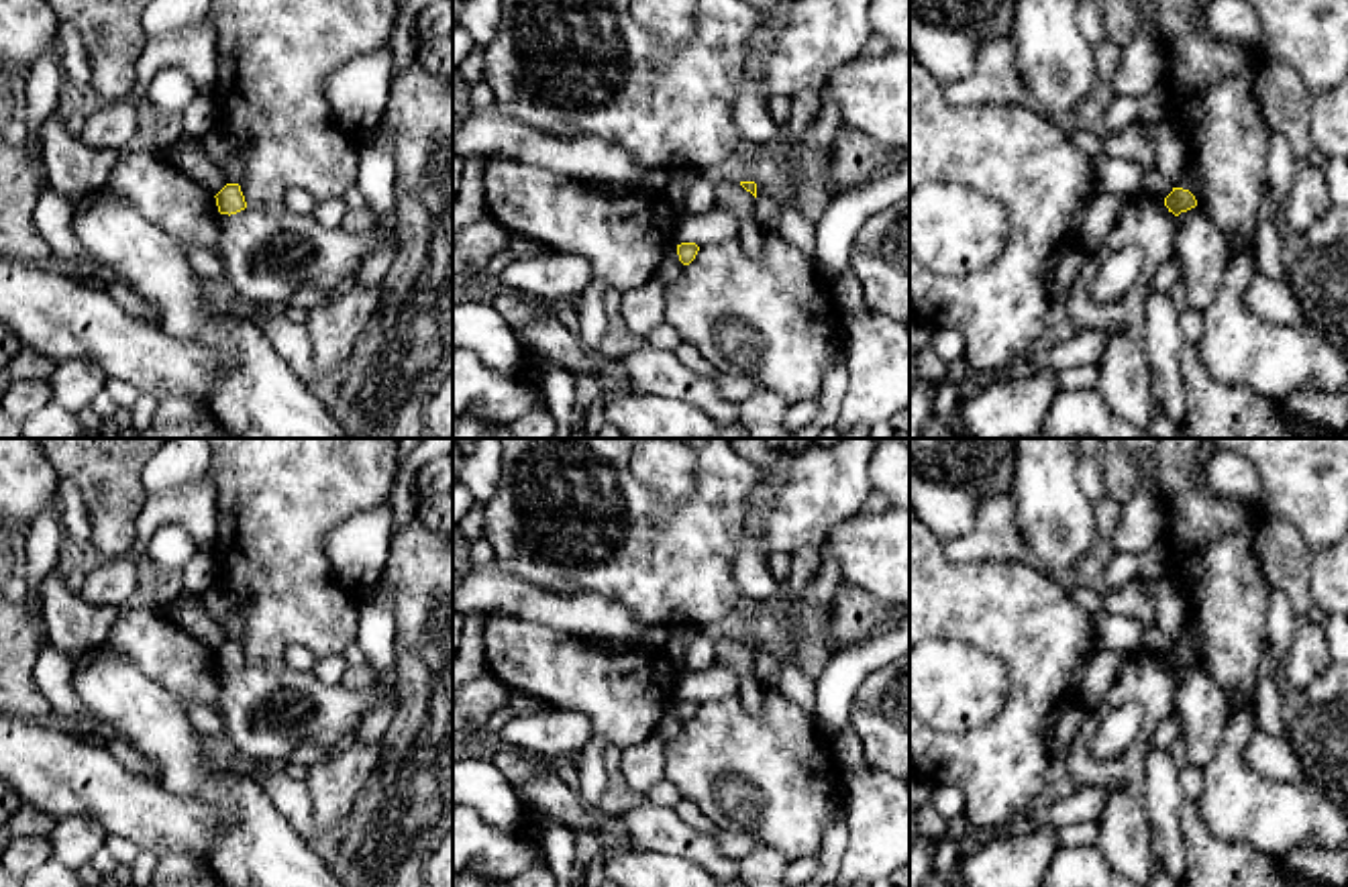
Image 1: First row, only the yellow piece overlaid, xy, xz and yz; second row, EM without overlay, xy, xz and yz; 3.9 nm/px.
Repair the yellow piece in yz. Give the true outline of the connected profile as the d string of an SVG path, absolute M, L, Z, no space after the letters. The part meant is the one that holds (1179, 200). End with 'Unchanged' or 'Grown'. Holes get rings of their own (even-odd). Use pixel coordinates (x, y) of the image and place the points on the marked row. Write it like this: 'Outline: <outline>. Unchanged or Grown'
Outline: M1173 188L1173 192L1164 198L1164 206L1169 208L1169 212L1179 216L1181 212L1195 208L1197 200L1189 190Z. Unchanged

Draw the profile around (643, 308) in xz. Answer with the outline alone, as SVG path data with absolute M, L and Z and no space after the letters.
M653 277L636 290L622 292L620 310L630 334L646 341L665 322L665 283Z

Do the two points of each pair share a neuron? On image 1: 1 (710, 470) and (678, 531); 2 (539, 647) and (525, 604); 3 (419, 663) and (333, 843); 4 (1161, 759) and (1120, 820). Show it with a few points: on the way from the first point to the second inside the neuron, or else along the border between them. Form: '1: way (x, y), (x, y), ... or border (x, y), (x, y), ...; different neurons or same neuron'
1: way (710, 484), (710, 498), (692, 516); same neuron
2: border (488, 612), (504, 612), (578, 635); different neurons
3: way (419, 710), (419, 767), (380, 806); same neuron
4: border (1149, 751), (1145, 765), (1145, 812), (1153, 830); different neurons

